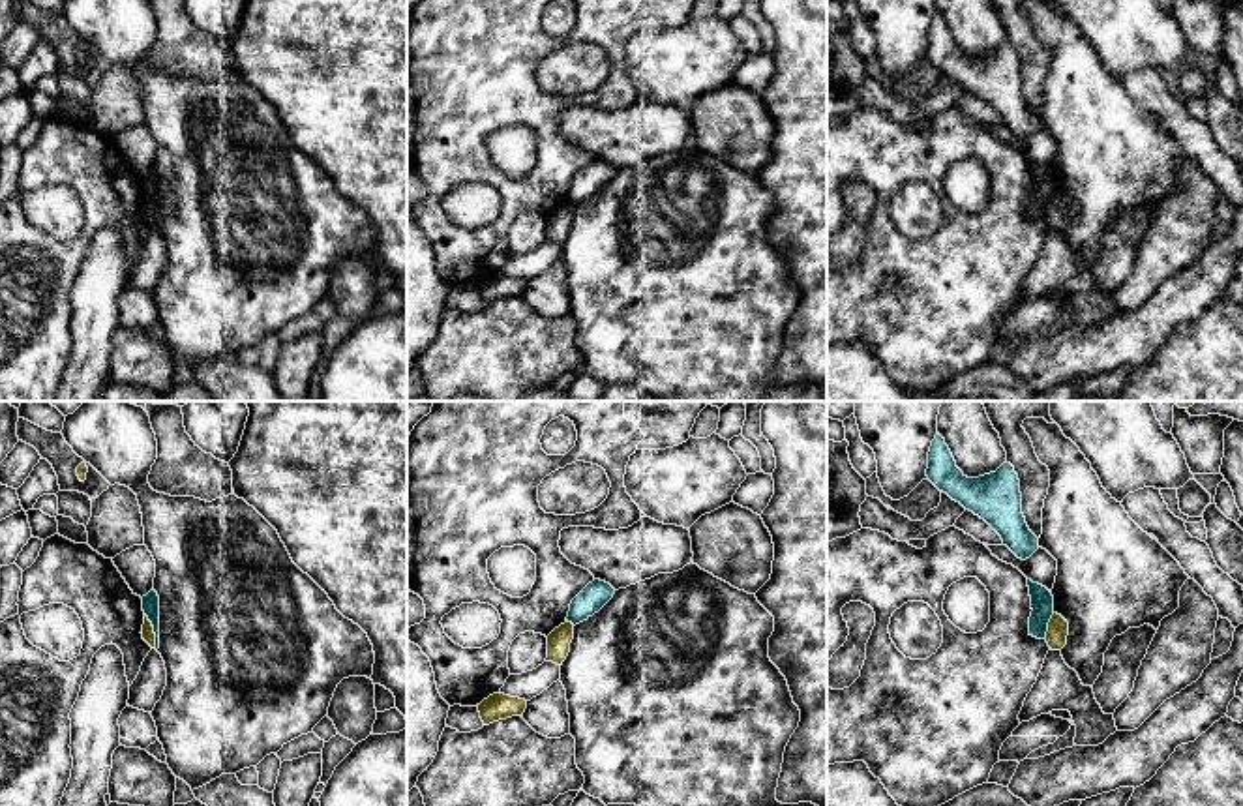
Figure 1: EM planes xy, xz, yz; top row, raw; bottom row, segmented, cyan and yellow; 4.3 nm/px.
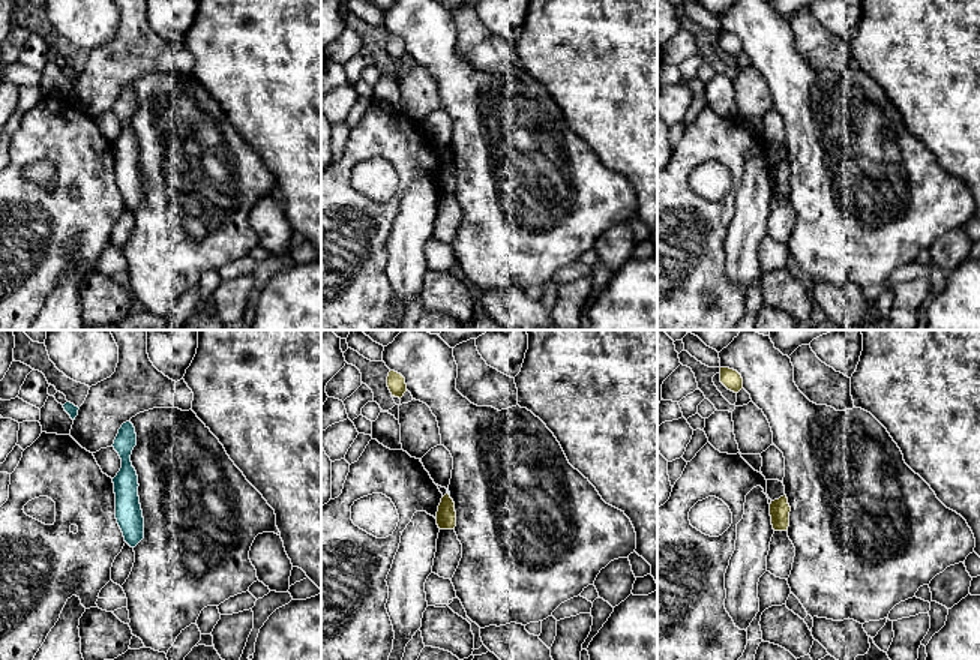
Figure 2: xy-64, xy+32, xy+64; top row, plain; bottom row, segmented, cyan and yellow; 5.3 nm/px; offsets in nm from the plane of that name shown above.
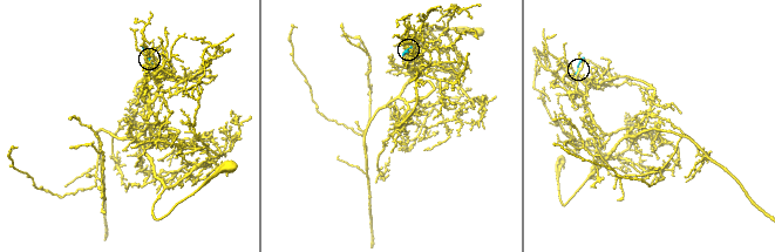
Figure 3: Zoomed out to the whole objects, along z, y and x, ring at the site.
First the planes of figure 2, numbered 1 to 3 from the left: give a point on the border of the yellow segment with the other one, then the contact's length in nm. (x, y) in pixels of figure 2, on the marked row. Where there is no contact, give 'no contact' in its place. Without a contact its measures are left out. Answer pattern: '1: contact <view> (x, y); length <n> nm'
1: no contact
2: no contact
3: no contact

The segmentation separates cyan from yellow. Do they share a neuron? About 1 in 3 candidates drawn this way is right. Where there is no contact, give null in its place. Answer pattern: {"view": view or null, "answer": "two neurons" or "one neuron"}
{"view": "xy", "answer": "two neurons"}

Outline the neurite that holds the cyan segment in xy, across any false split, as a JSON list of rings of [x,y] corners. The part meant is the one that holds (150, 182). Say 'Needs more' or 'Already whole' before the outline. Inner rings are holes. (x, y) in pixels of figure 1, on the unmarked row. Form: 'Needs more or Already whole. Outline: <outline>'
Already whole. Outline: [[[154,169],[146,176],[142,176],[142,191],[154,206],[156,231],[157,231],[159,229],[159,176]]]

